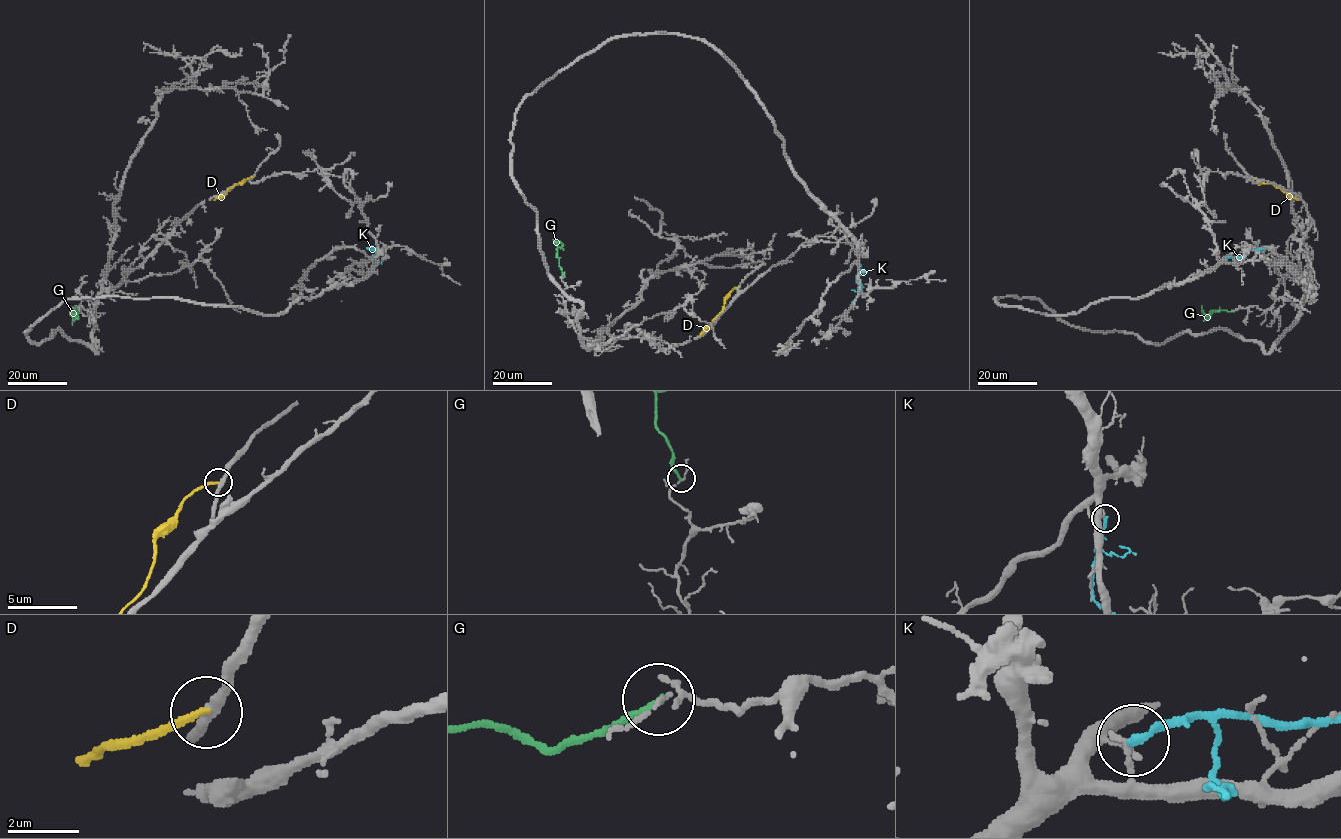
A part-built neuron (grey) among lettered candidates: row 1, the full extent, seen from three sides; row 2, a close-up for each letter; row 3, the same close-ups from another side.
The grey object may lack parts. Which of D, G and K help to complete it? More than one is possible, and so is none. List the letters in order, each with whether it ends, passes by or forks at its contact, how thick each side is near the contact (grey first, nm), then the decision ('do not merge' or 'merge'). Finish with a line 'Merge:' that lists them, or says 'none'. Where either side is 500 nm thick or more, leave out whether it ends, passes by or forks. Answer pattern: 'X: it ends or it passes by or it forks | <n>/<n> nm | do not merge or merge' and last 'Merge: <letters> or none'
D: it ends | 280/180 nm | do not merge
G: it ends | 100/190 nm | do not merge
K: it ends | 180/240 nm | do not merge
Merge: none

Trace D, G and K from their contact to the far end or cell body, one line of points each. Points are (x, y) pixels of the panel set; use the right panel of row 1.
D: (1249, 176), (1261, 183), (1272, 184), (1298, 200)
G: (1238, 307), (1228, 312), (1210, 311), (1205, 315), (1201, 306)
K: (1226, 258), (1266, 249)

